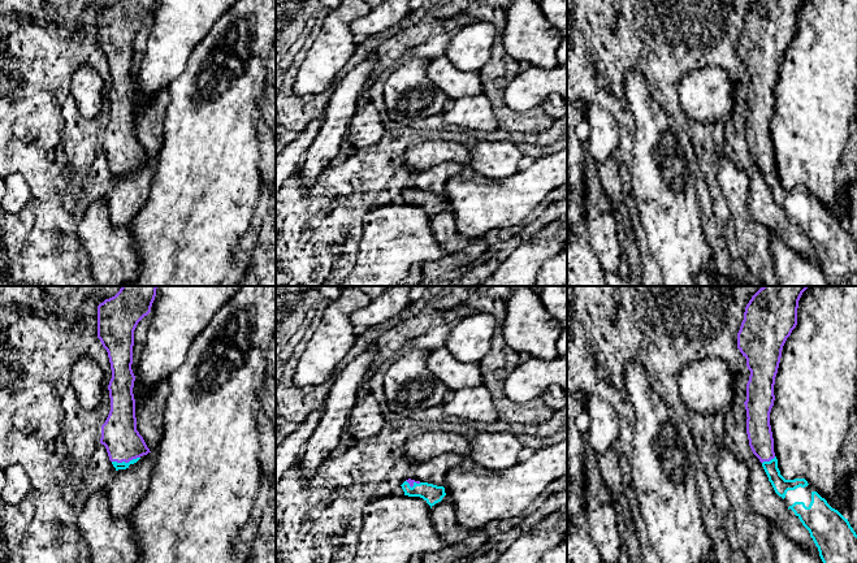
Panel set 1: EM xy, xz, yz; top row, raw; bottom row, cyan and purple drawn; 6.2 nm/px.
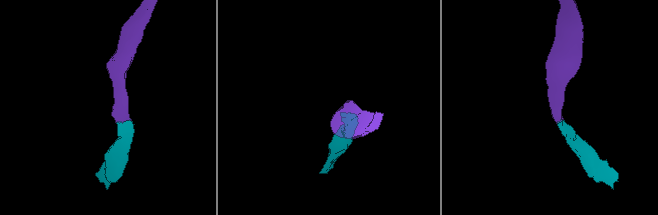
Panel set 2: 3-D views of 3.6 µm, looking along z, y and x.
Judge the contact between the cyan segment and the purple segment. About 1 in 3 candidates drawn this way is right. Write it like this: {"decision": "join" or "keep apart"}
{"decision": "join"}

